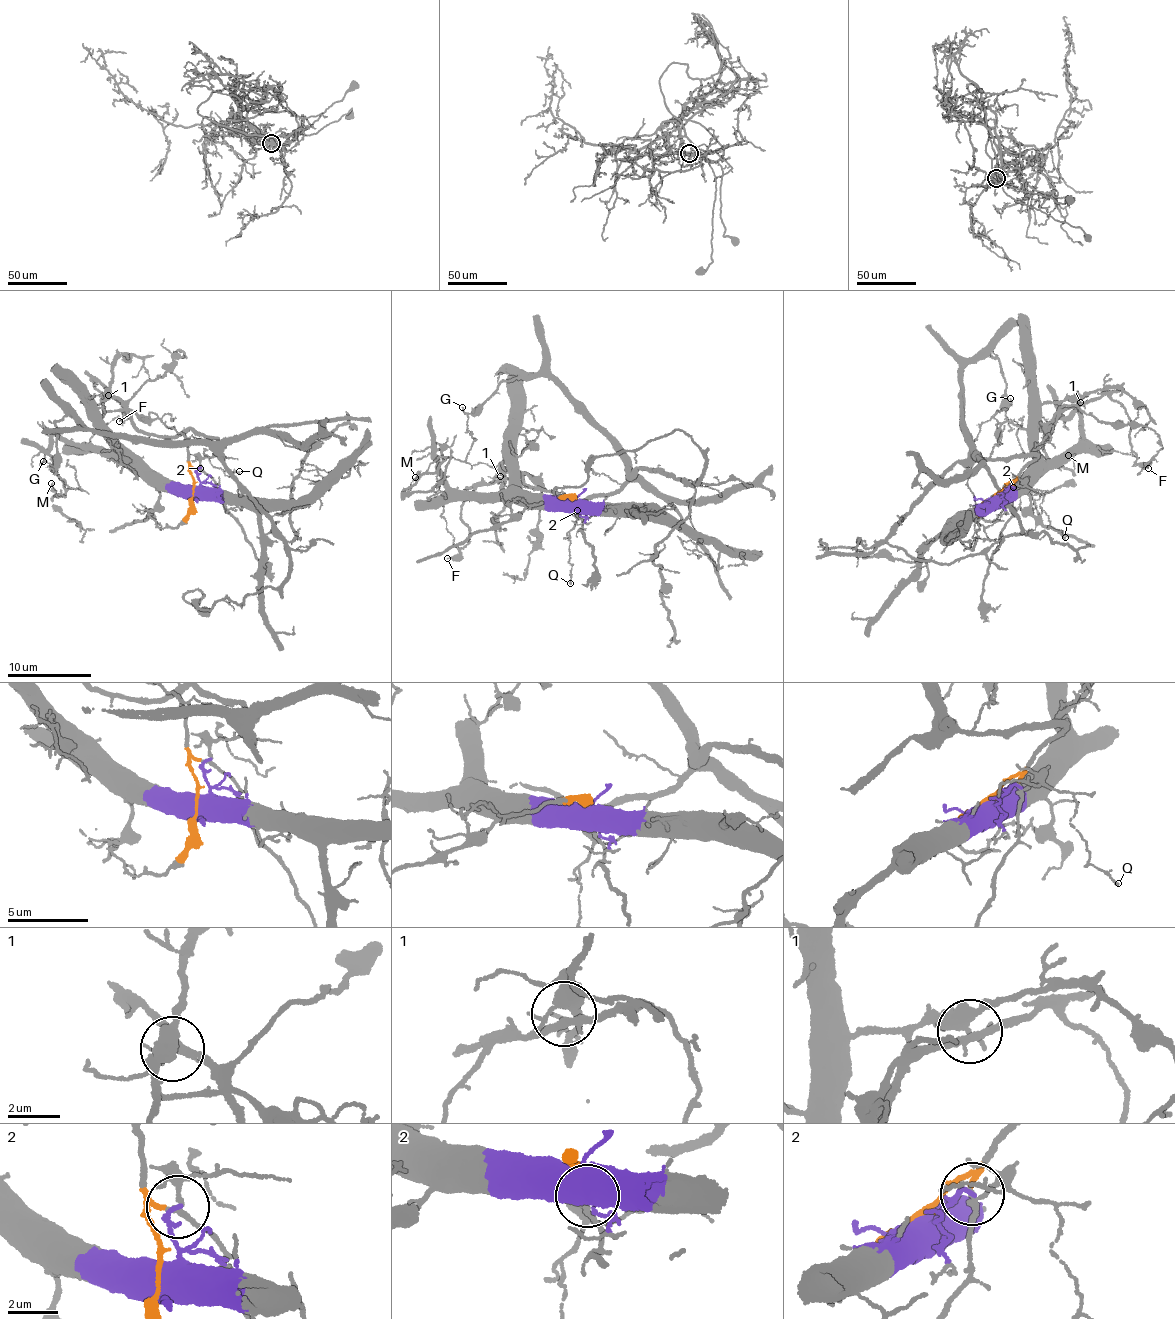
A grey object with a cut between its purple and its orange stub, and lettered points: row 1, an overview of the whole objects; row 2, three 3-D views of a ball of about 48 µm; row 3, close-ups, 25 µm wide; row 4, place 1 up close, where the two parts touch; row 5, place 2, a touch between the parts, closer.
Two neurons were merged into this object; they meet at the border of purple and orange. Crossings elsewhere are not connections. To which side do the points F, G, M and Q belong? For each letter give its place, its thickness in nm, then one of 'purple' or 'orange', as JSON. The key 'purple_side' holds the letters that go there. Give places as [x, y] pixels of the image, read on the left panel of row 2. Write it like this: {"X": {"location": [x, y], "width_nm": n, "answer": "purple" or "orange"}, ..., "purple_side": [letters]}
{"F": {"location": [119, 421], "width_nm": 100, "answer": "orange"}, "G": {"location": [43, 461], "width_nm": 110, "answer": "orange"}, "M": {"location": [51, 483], "width_nm": 110, "answer": "purple"}, "Q": {"location": [239, 471], "width_nm": 130, "answer": "purple"}, "purple_side": ["M", "Q"]}

